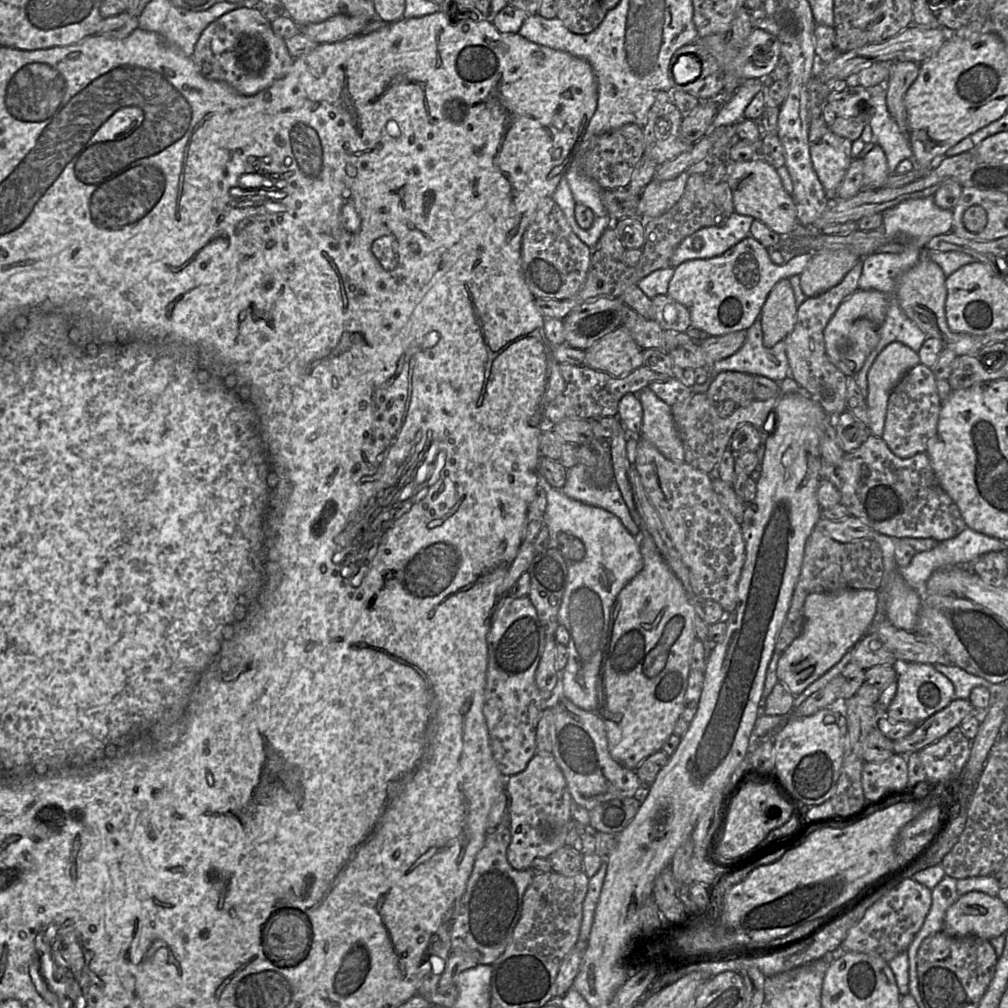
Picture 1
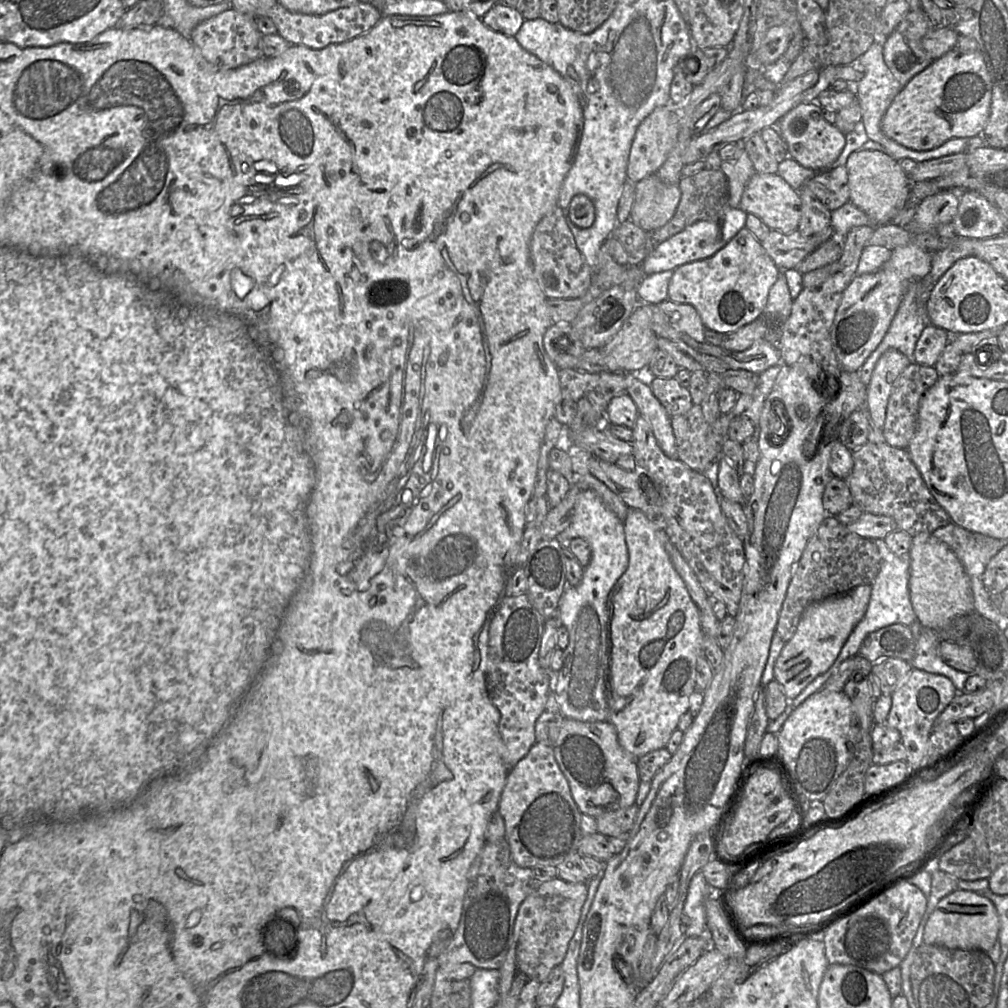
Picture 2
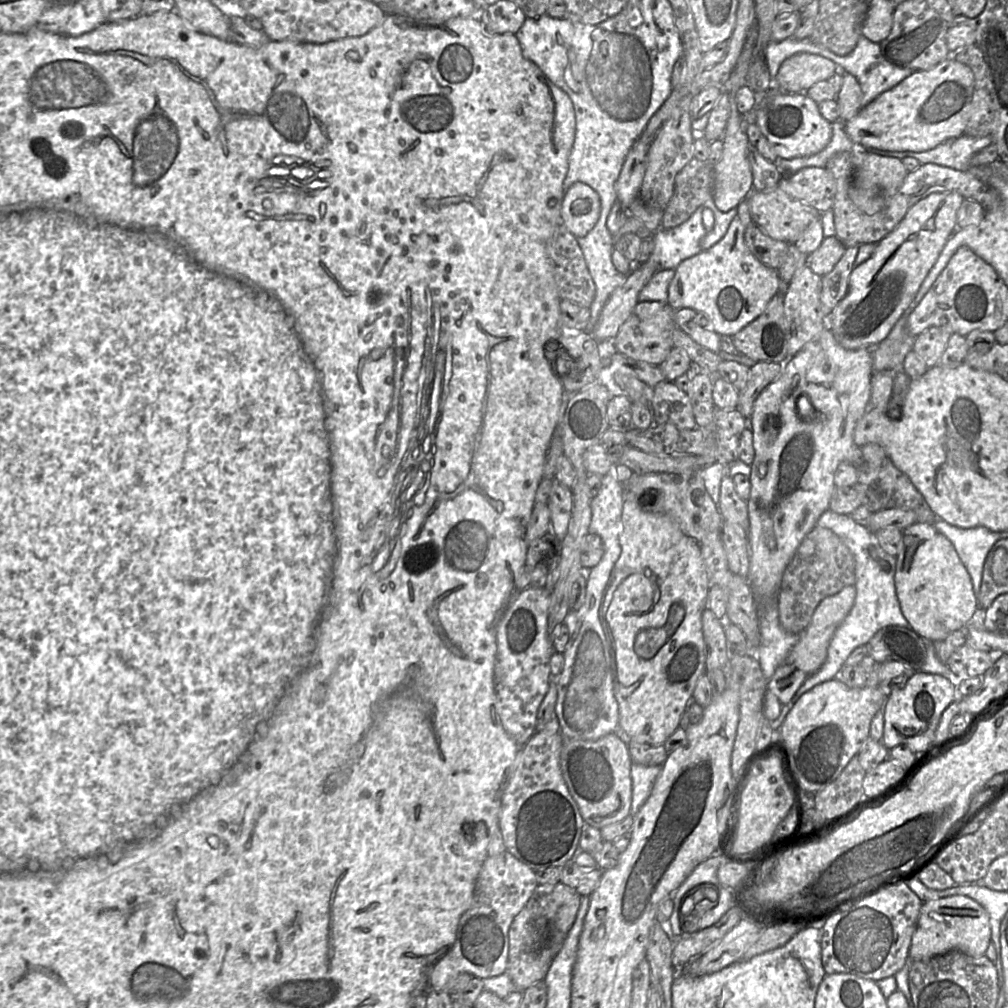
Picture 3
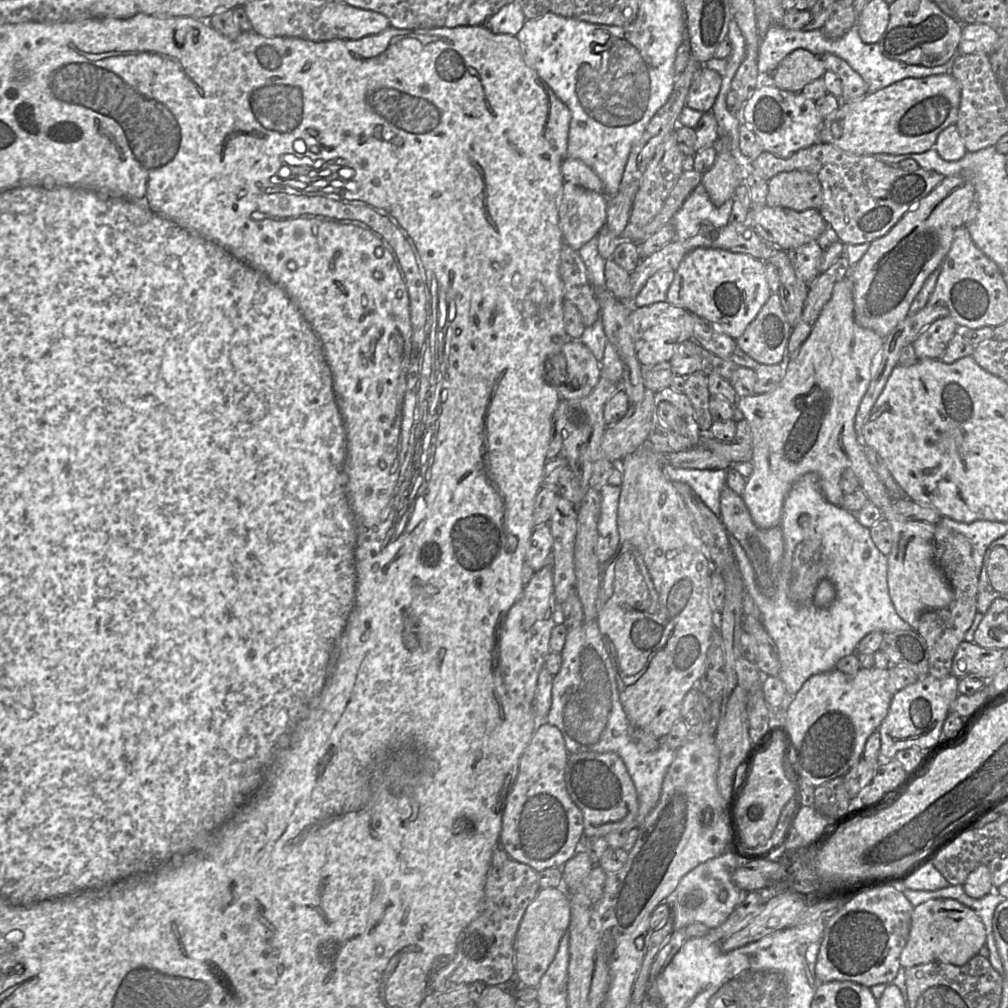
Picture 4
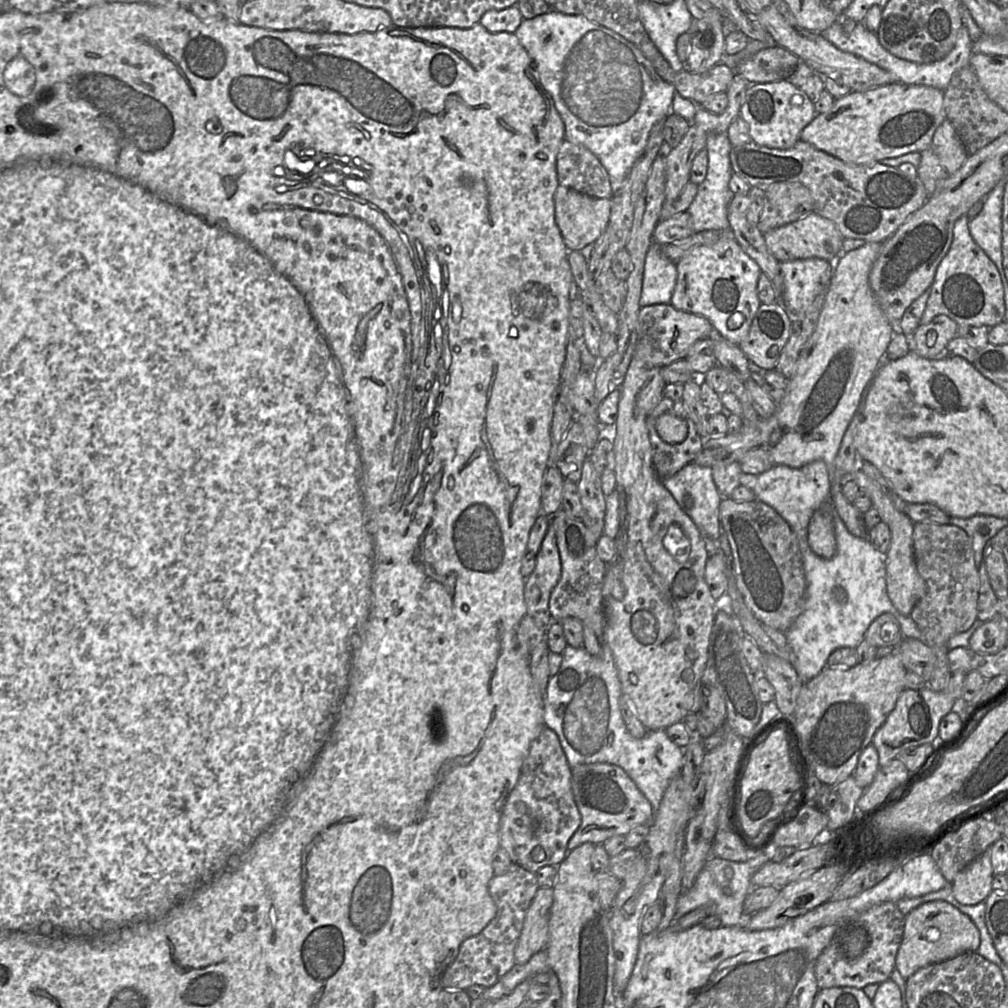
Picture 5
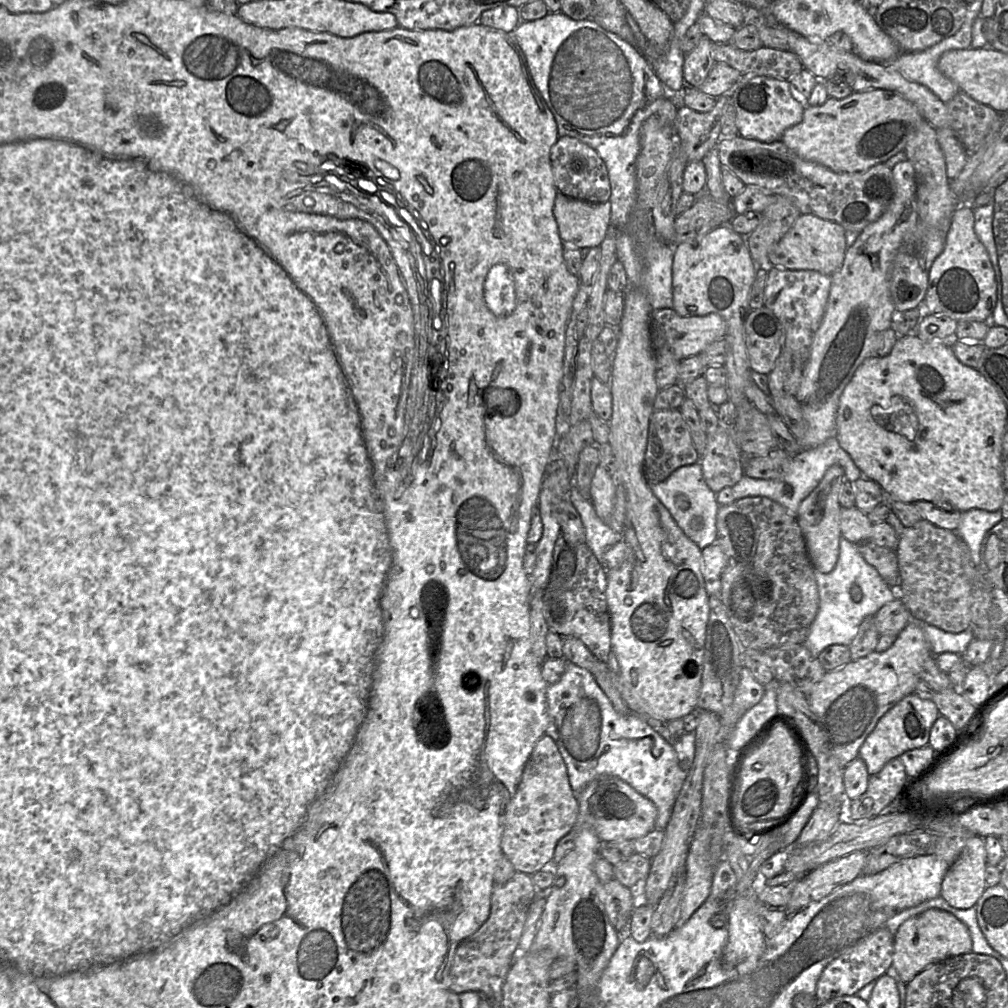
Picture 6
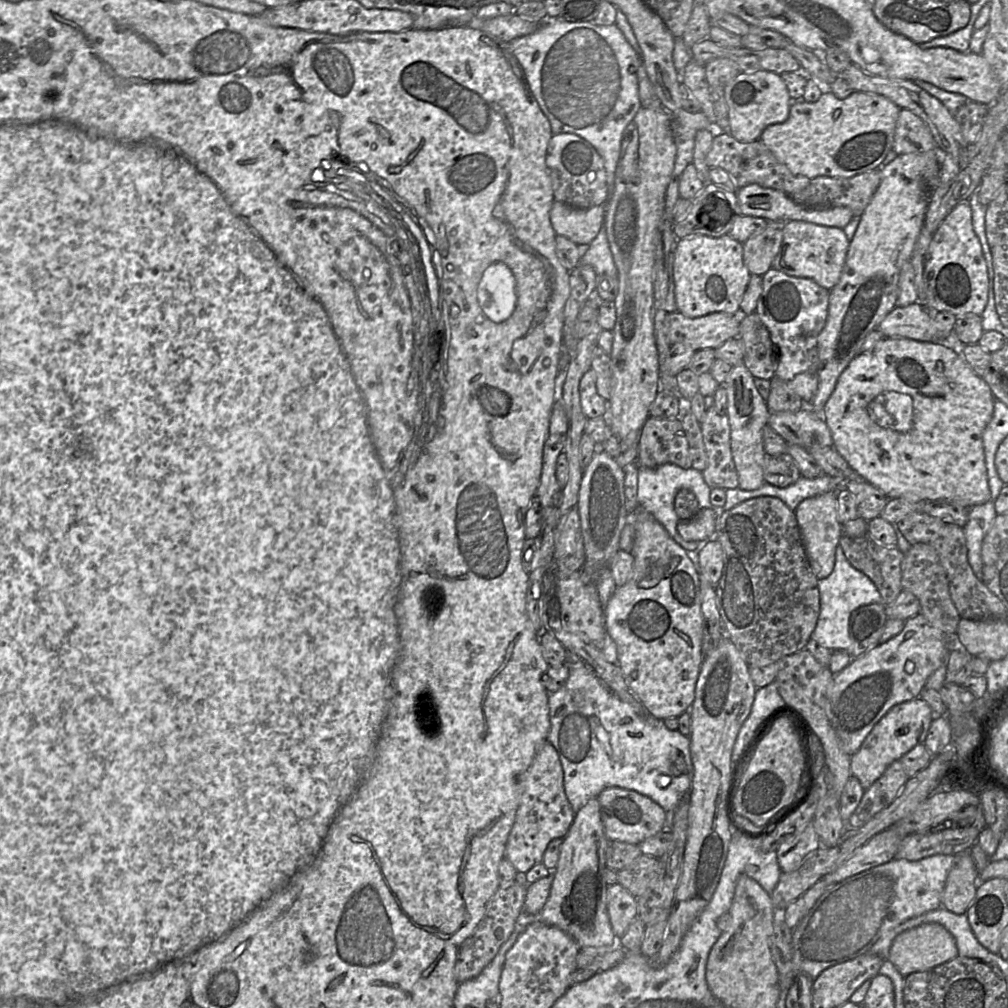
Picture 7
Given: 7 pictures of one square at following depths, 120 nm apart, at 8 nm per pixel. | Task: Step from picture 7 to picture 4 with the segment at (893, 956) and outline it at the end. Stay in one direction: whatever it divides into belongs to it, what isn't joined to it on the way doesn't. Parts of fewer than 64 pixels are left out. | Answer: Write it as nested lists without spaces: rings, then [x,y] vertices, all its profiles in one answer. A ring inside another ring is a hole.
[[[951,898],[930,899],[913,909],[900,964],[904,969],[932,962],[962,966],[979,954],[985,942],[984,924],[973,909]]]

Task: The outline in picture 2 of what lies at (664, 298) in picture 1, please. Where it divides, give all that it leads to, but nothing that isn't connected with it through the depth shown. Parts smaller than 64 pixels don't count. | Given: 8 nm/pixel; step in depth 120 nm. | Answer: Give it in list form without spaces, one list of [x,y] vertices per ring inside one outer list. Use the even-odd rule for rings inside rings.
[[[667,299],[658,304],[667,321],[682,333],[700,343],[705,342],[706,327],[697,310],[690,304],[680,304]]]

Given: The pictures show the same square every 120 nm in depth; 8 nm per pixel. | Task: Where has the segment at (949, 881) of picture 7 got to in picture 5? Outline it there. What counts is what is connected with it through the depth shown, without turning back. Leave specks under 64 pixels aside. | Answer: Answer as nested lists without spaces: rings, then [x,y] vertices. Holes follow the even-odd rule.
[[[986,850],[962,871],[950,883],[953,896],[963,905],[976,905],[993,891],[993,870],[990,850]]]

